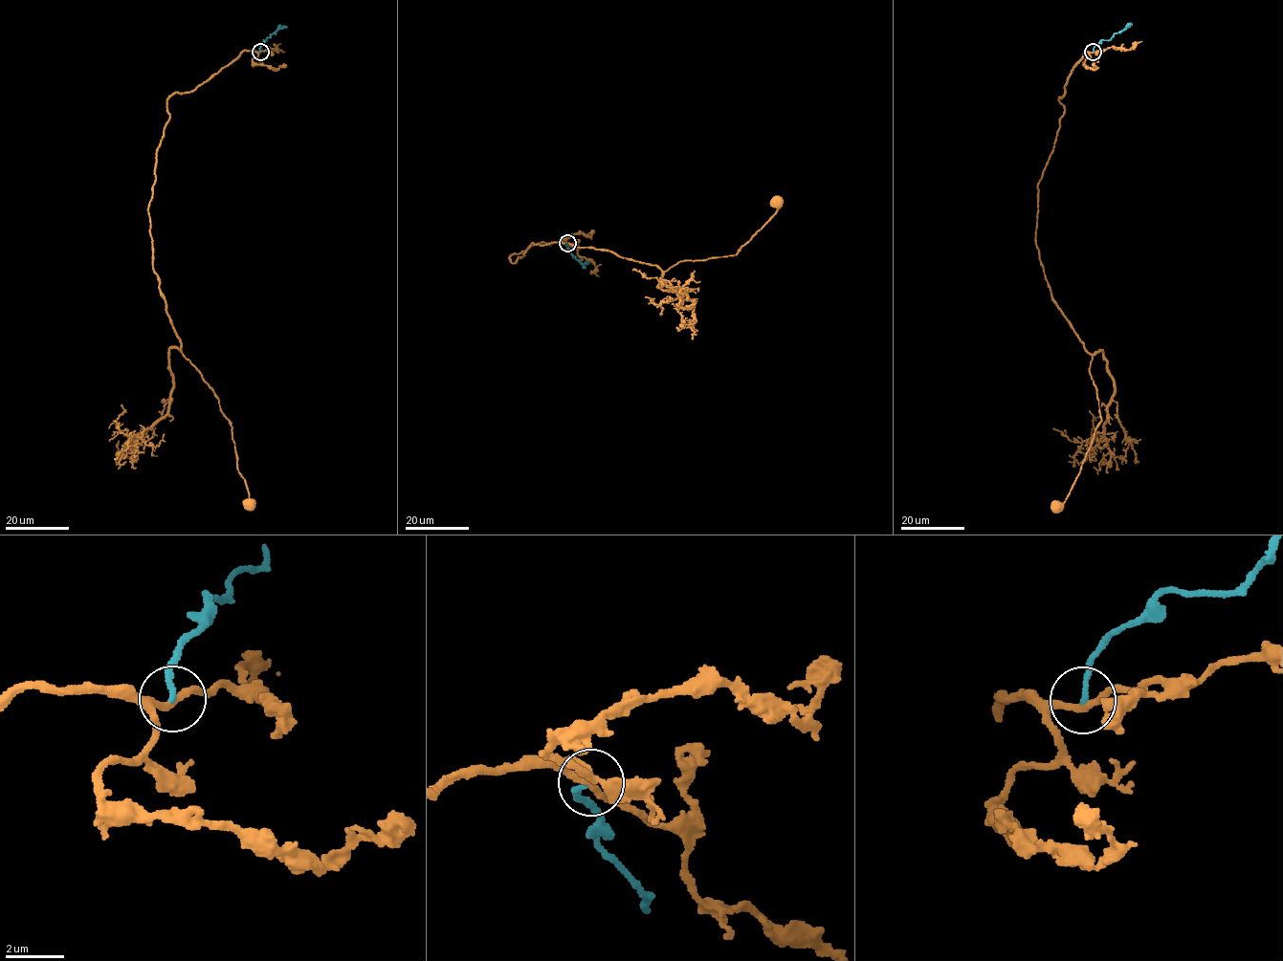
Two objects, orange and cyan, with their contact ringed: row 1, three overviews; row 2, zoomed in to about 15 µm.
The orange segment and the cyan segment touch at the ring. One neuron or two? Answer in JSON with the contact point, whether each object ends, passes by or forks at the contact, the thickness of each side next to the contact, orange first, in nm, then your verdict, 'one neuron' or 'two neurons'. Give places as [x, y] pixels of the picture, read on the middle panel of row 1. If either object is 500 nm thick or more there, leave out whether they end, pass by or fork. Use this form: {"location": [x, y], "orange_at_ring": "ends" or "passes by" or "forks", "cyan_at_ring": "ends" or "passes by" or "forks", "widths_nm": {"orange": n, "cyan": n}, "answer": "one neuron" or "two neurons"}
{"location": [567, 243], "orange_at_ring": "passes by", "cyan_at_ring": "ends", "widths_nm": {"orange": 220, "cyan": 180}, "answer": "two neurons"}

